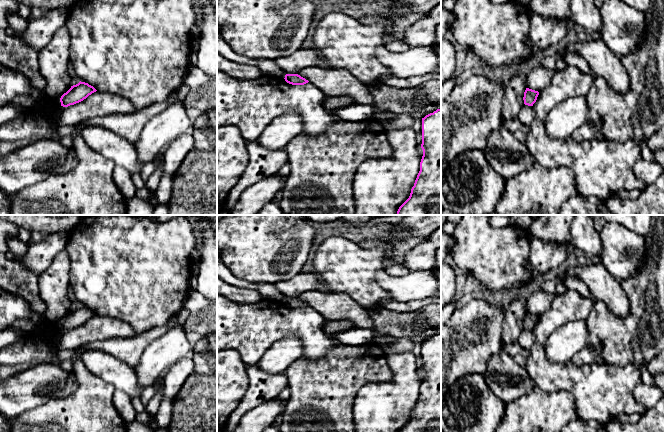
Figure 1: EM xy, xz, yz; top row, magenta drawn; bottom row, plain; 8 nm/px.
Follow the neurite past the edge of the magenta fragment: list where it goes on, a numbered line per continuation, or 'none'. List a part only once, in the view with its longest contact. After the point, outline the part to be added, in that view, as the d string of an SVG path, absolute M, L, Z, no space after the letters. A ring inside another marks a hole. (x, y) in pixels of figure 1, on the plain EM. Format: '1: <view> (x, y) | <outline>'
none

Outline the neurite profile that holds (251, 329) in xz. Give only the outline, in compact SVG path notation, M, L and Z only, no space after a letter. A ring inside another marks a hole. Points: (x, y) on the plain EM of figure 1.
M217 294L217 351L234 349L247 367L254 366L275 342L288 335L294 335L302 343L302 357L318 360L335 347L331 337L322 330L325 320L310 306L292 309L284 302L265 298L253 304L241 304Z

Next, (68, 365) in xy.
M72 357L68 360L63 360L59 363L59 365L65 369L67 372L72 372L74 371L74 365L73 365L73 362L75 360L76 357Z

